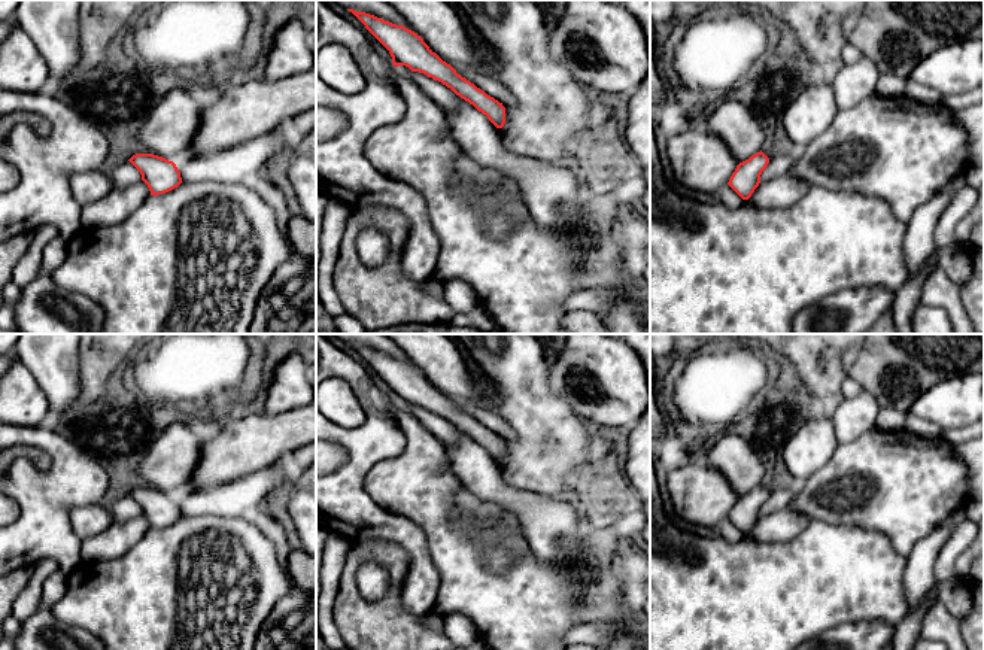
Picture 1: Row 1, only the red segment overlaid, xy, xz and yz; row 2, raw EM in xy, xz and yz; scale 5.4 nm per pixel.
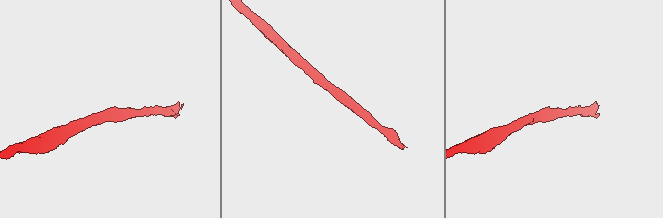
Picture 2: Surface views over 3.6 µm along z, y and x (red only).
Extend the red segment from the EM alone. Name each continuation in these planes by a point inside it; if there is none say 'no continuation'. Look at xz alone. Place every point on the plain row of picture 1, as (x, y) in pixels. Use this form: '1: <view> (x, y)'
no continuation

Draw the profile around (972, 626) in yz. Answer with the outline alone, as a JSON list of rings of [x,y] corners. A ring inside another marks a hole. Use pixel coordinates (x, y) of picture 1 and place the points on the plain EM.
[[[975,583],[972,596],[972,610],[960,619],[962,637],[968,650],[984,650],[984,583]]]

